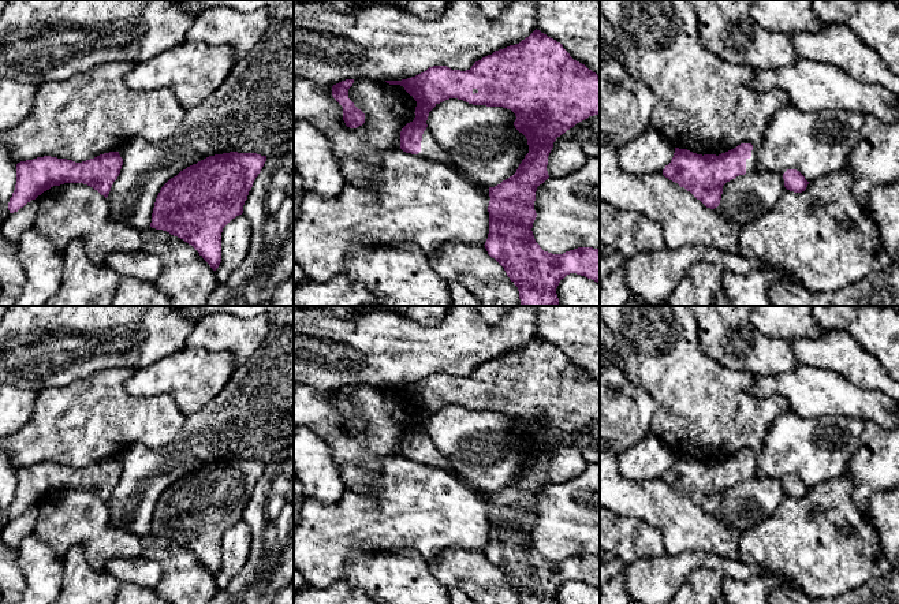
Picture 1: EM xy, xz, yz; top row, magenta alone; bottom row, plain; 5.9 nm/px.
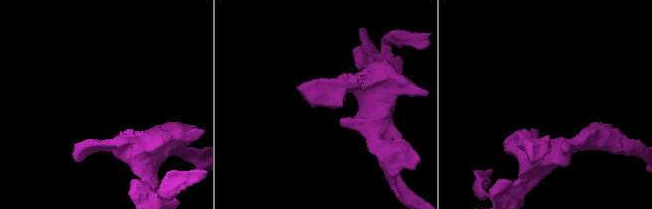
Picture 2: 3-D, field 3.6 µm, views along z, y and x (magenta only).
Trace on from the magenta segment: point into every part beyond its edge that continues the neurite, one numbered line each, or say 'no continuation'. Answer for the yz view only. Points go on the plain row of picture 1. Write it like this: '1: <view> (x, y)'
1: yz (750, 469)

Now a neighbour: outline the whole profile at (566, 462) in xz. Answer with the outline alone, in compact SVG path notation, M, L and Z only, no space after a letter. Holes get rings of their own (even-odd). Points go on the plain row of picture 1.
M570 435L553 448L553 454L548 462L547 477L549 482L563 482L575 478L586 467L587 462Z

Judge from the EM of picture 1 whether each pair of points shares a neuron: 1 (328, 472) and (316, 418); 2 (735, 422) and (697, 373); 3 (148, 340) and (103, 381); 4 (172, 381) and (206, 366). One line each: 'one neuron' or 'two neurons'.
1: two neurons
2: one neuron
3: two neurons
4: one neuron

